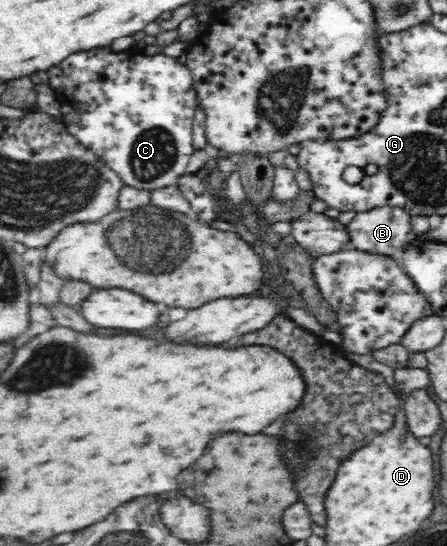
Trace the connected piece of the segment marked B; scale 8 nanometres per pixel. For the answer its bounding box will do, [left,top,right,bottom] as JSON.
[346,206,414,257]

